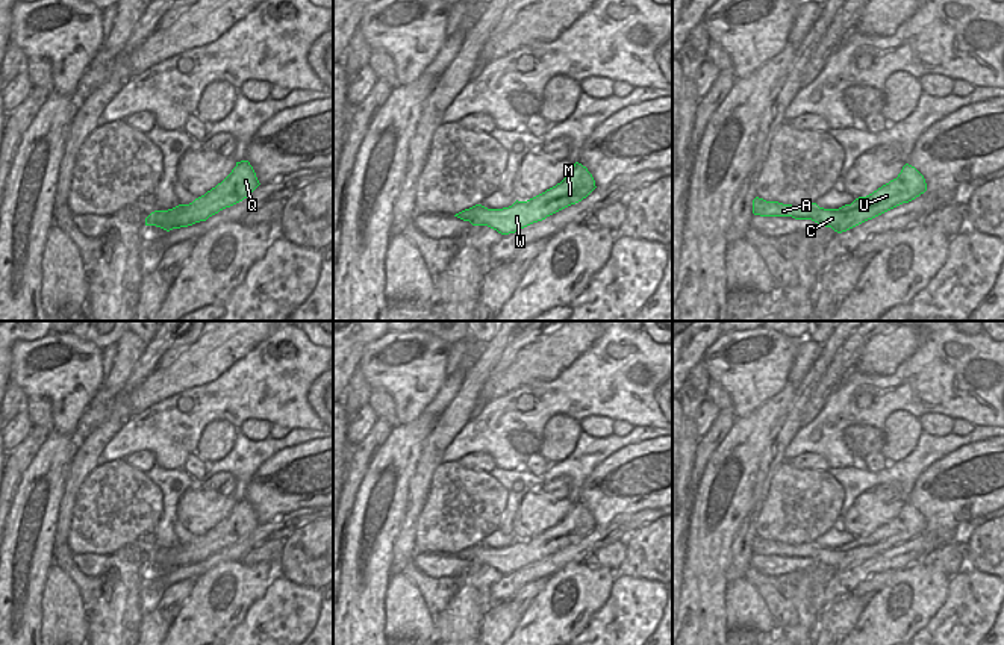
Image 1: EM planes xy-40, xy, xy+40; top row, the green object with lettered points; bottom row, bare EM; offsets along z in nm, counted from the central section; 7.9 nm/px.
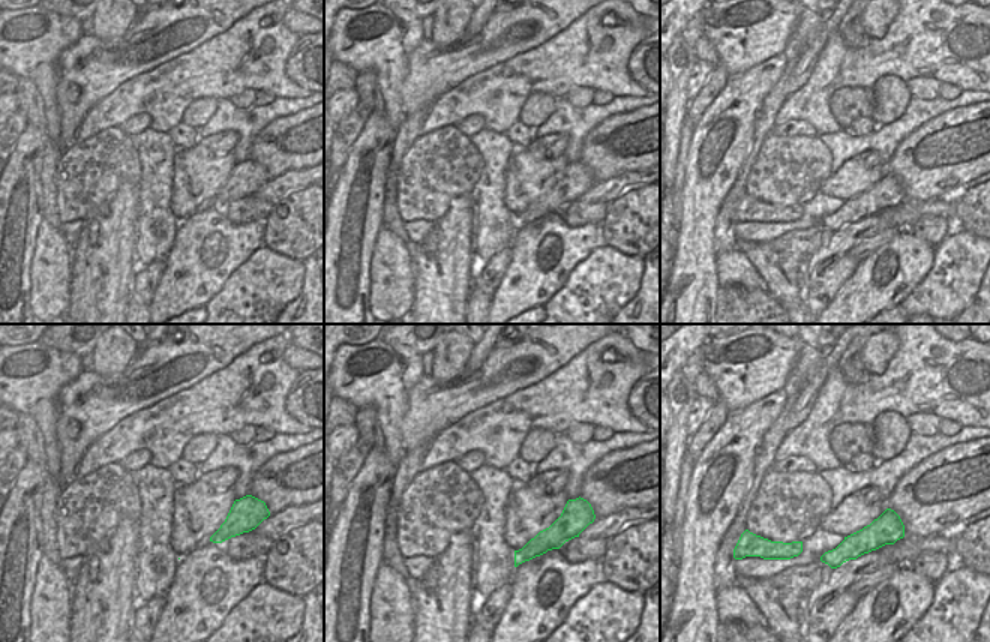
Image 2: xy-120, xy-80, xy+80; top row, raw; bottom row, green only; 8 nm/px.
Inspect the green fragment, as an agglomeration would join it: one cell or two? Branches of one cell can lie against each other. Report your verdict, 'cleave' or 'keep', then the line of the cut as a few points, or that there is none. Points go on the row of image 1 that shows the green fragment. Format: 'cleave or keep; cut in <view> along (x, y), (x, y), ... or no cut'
keep; no cut

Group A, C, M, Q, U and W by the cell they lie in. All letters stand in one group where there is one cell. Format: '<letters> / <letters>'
A C M Q U W

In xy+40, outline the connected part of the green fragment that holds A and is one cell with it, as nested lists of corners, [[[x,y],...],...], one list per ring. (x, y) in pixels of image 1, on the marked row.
[[[906,164],[896,179],[883,185],[866,197],[856,198],[851,204],[839,209],[824,209],[816,203],[783,204],[756,197],[753,213],[760,217],[792,217],[795,220],[812,220],[834,232],[847,232],[868,220],[872,220],[903,203],[909,203],[927,191],[924,176],[912,165]]]

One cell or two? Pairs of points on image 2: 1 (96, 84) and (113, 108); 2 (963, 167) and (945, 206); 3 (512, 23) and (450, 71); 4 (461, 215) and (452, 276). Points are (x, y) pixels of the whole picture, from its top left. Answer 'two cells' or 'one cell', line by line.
1: two cells
2: two cells
3: one cell
4: one cell

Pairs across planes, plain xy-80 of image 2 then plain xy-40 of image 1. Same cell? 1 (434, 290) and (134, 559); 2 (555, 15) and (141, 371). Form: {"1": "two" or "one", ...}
{"1": "one", "2": "two"}

